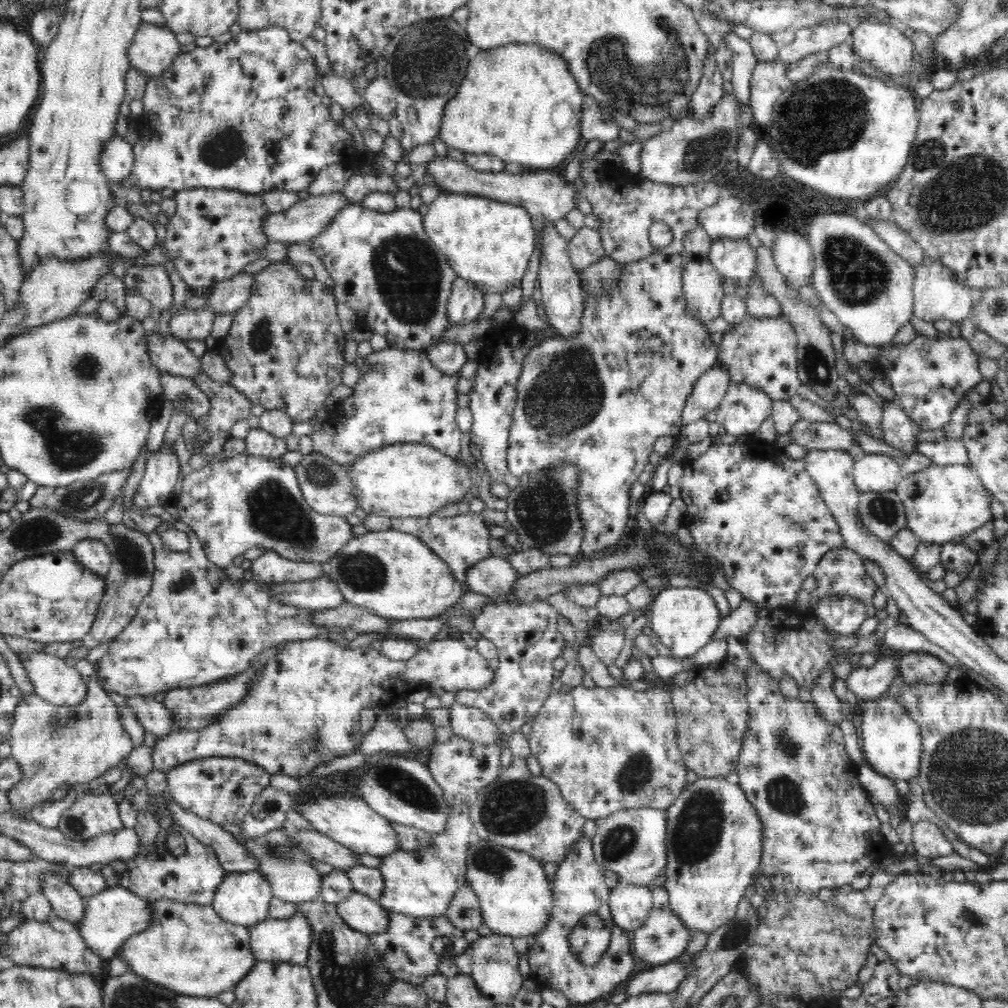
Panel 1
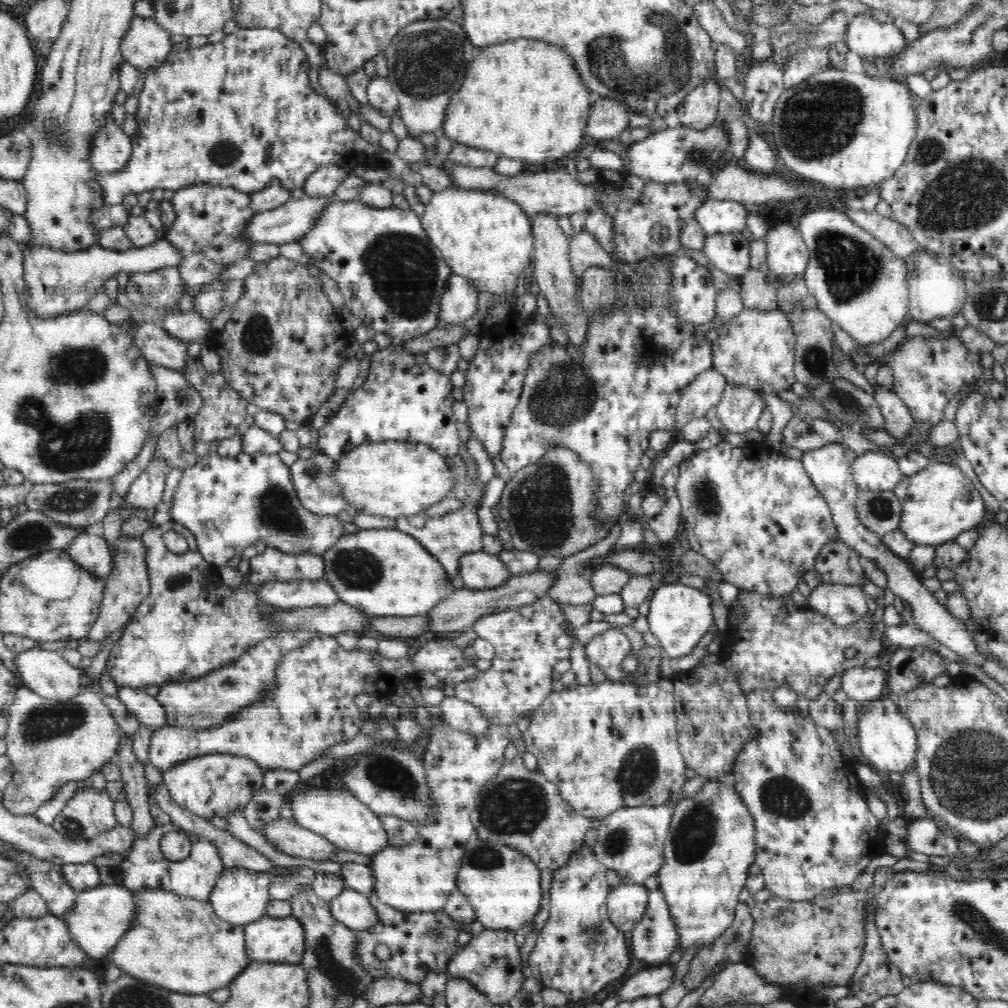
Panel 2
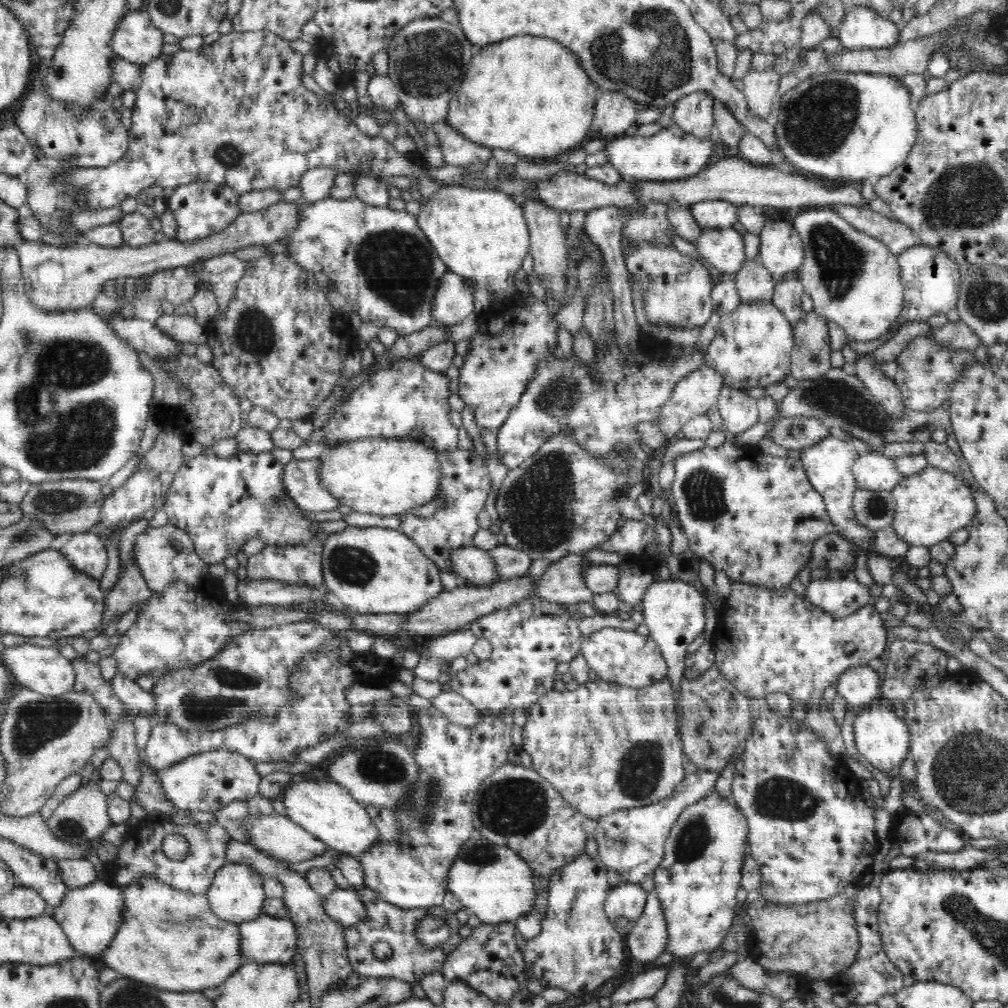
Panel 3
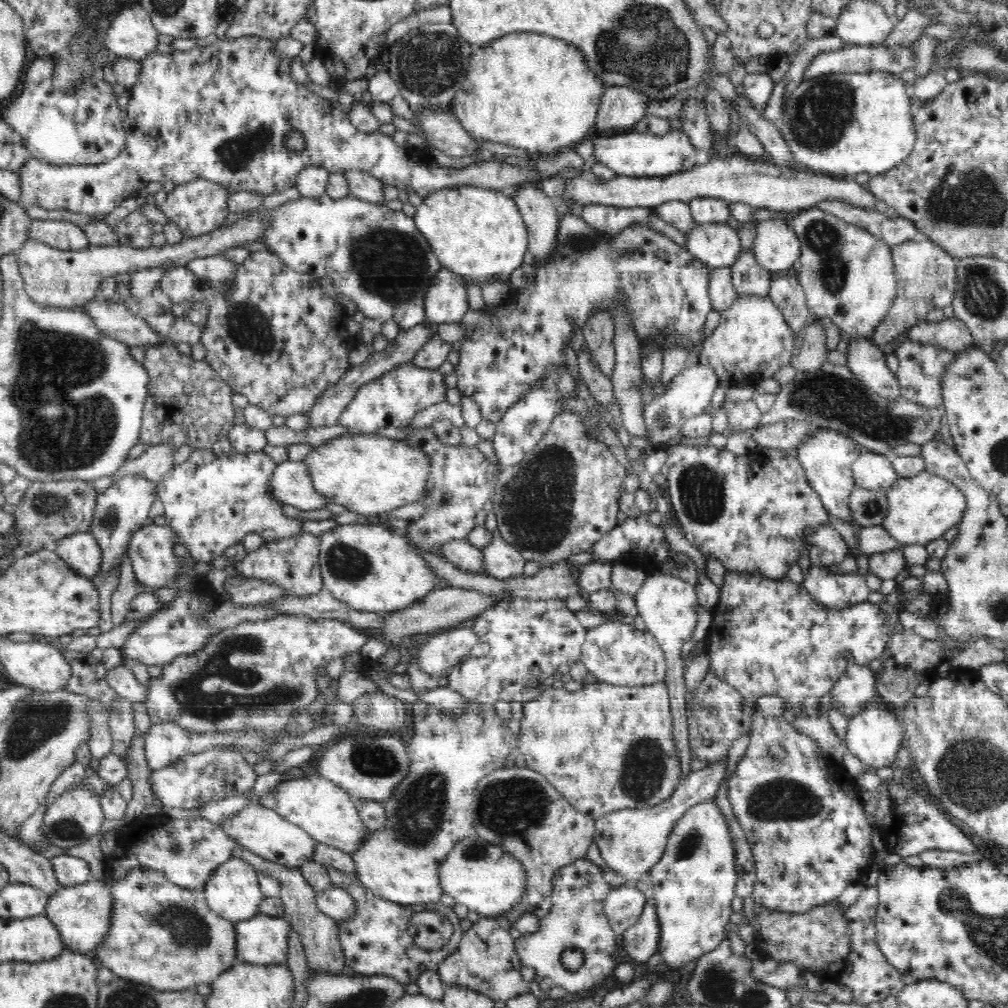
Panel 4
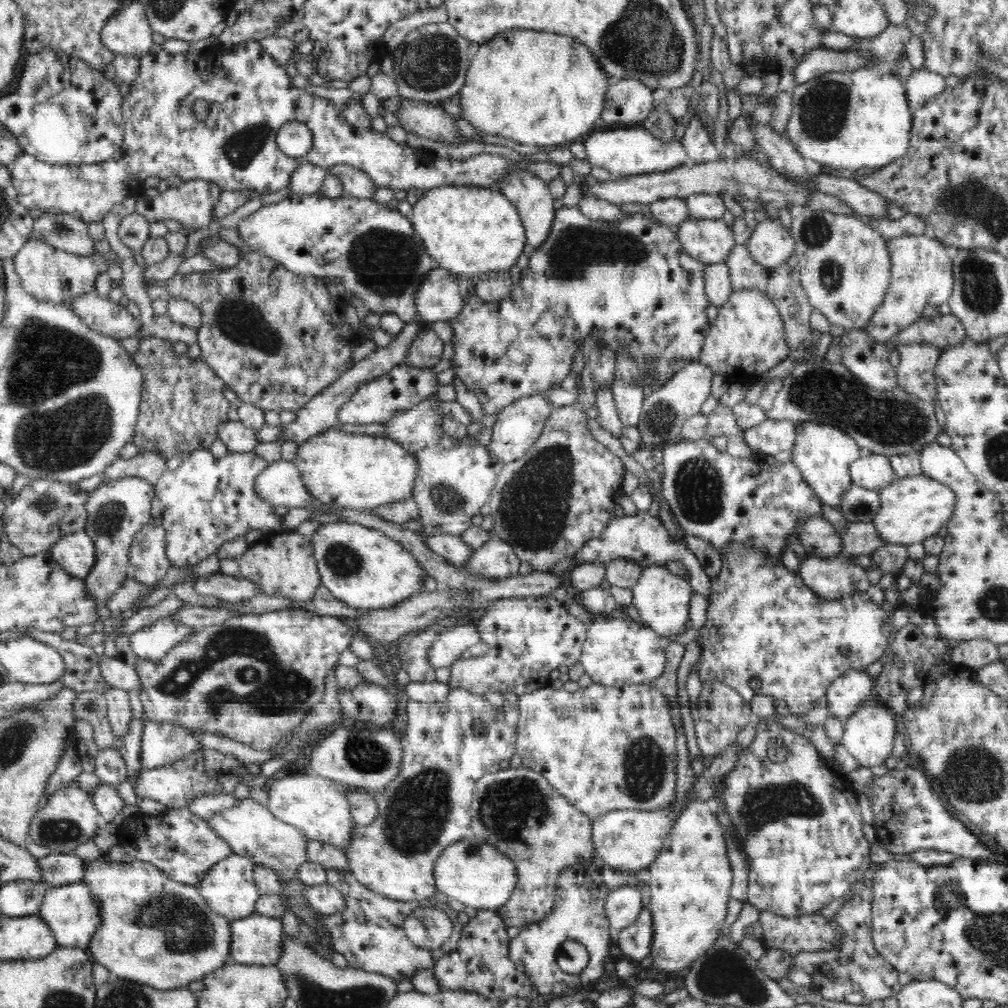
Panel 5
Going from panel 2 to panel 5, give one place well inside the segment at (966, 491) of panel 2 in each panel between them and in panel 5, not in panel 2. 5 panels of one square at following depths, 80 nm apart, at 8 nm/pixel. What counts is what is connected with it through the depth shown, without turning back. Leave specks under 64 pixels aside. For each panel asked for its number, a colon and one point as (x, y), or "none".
3: (931, 504)
4: (921, 508)
5: (912, 509)

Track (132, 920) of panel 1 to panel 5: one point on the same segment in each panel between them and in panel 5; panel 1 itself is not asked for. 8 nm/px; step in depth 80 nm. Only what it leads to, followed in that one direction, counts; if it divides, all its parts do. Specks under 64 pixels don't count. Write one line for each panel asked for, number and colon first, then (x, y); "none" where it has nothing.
2: (100, 916)
3: (90, 915)
4: (82, 913)
5: (71, 911)

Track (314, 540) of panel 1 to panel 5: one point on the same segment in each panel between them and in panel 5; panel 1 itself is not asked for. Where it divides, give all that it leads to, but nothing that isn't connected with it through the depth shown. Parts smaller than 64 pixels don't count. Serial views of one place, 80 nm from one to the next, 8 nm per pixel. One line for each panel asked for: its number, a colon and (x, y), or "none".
2: (228, 504)
3: (221, 503)
4: (211, 502)
5: (208, 501)

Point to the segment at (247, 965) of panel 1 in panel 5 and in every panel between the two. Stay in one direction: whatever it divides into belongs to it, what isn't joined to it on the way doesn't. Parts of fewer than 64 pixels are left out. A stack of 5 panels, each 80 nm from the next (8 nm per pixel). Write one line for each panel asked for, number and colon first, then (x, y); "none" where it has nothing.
2: (178, 942)
3: (170, 938)
4: (161, 934)
5: (155, 930)

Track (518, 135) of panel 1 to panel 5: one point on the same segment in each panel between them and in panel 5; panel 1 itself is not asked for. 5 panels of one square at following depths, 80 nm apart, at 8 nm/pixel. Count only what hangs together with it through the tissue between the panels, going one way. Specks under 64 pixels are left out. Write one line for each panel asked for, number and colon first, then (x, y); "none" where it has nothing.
2: (524, 99)
3: (529, 95)
4: (530, 91)
5: (536, 88)

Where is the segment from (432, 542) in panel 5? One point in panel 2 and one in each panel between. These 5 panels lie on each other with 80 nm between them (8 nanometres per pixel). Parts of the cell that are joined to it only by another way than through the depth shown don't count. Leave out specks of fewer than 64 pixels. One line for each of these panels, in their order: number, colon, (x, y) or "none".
2: (480, 571)
3: (473, 565)
4: (460, 553)

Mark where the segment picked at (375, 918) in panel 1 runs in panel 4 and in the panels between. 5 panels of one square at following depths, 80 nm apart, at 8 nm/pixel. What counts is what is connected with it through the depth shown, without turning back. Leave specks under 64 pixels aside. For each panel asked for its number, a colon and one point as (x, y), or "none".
2: (352, 908)
3: (344, 905)
4: (336, 902)

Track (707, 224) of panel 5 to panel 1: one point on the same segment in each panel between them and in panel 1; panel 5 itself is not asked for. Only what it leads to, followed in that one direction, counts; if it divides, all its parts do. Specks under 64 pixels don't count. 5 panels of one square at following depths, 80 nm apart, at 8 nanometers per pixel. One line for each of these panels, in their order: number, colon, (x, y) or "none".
1: (735, 258)
2: (730, 252)
3: (723, 248)
4: (716, 244)

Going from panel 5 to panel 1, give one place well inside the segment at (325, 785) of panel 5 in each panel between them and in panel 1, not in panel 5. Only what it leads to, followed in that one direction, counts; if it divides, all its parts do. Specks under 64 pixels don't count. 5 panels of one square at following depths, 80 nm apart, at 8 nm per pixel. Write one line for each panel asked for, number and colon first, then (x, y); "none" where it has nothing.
1: (350, 821)
2: (335, 814)
3: (326, 809)
4: (322, 808)

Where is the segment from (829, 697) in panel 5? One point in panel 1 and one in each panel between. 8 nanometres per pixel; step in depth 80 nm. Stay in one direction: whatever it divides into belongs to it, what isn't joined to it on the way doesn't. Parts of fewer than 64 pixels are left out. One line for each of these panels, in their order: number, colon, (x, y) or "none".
1: (872, 682)
2: (862, 683)
3: (858, 685)
4: (857, 686)

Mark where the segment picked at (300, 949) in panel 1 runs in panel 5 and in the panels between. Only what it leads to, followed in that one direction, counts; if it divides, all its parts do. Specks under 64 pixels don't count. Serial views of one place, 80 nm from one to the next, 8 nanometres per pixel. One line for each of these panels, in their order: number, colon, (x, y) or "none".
2: (278, 940)
3: (266, 939)
4: (262, 939)
5: (256, 939)

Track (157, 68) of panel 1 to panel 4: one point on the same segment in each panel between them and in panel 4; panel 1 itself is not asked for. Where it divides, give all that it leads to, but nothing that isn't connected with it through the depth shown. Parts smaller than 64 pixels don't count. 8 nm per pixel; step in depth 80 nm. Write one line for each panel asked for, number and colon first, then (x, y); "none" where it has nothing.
2: (146, 45)
3: (138, 41)
4: (130, 33)

